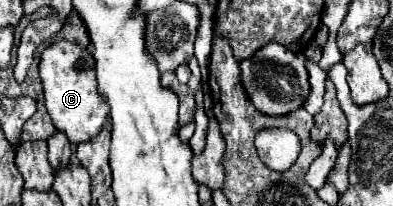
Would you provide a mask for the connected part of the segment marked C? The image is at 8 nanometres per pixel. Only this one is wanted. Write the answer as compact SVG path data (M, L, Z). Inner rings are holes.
M65 39L55 41L41 53L39 75L43 83L45 105L53 119L53 125L63 131L75 145L93 139L109 117L109 105L97 91L93 55L83 47L77 47L77 43Z

